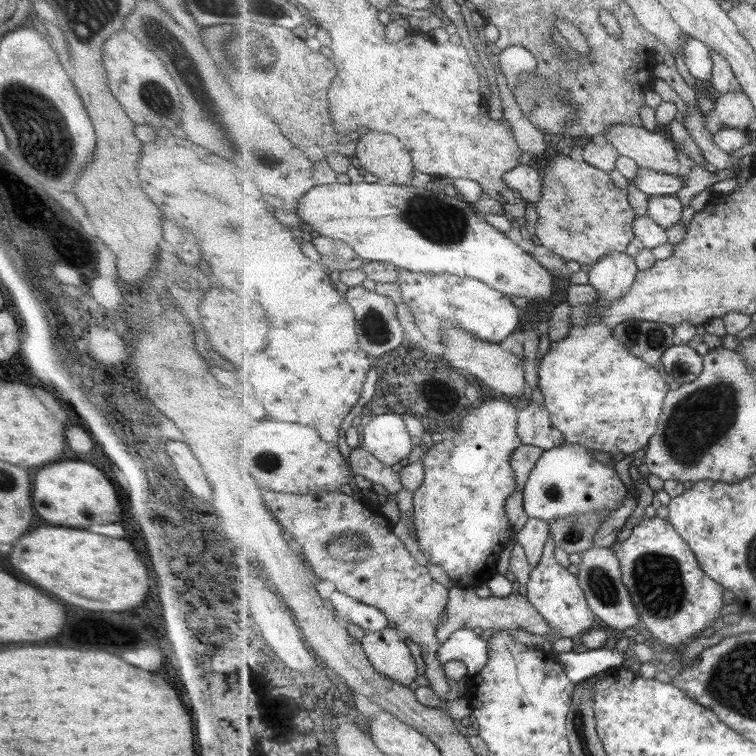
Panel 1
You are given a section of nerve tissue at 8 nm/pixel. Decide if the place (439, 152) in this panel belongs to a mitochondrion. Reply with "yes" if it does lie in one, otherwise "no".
no

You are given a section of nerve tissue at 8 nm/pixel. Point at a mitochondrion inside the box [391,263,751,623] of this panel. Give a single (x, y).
(699, 419)

